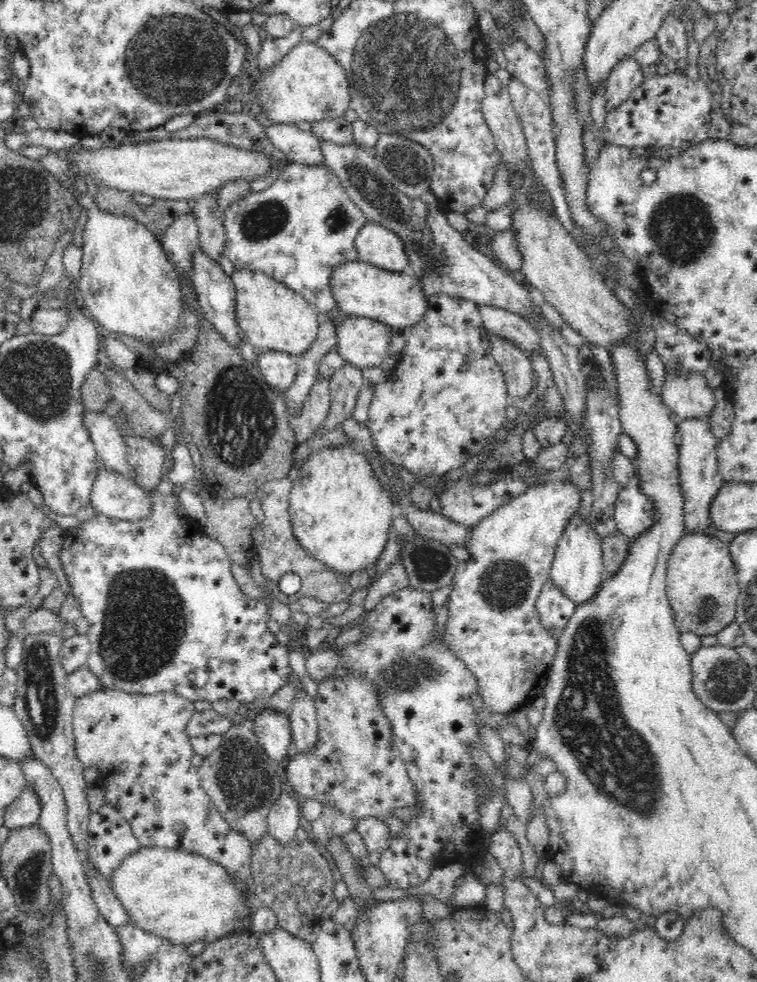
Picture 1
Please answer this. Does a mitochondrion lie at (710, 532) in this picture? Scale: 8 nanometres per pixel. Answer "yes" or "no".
no

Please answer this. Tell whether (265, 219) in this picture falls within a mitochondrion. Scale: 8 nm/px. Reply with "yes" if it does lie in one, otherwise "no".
yes

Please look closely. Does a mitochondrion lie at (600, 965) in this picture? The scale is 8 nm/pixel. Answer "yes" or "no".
no

